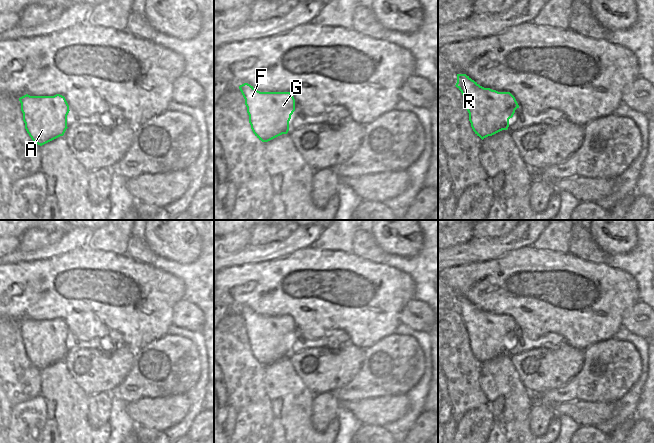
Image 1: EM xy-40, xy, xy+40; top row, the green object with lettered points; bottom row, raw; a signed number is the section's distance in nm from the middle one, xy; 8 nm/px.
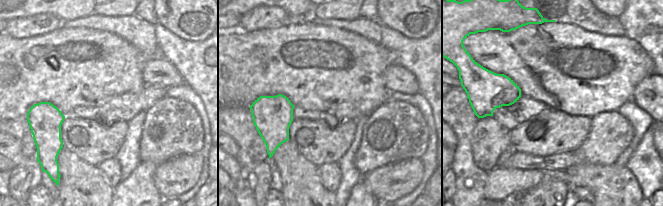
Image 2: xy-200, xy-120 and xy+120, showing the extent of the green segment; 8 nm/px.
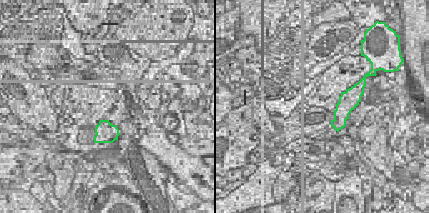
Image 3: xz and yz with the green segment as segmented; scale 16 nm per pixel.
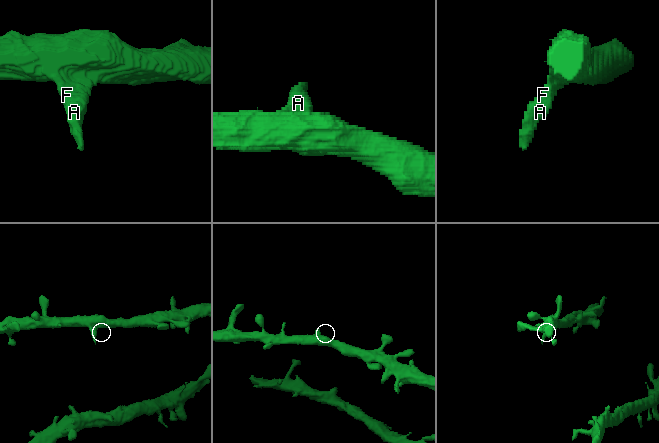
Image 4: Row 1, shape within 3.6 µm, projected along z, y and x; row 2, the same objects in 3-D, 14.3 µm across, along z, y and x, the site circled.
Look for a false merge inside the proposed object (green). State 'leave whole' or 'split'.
leave whole

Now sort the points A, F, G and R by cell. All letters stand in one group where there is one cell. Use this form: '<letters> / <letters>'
A F G R

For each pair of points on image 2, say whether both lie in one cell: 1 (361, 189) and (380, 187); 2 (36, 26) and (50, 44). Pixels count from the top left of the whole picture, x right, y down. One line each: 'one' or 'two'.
1: two
2: two

